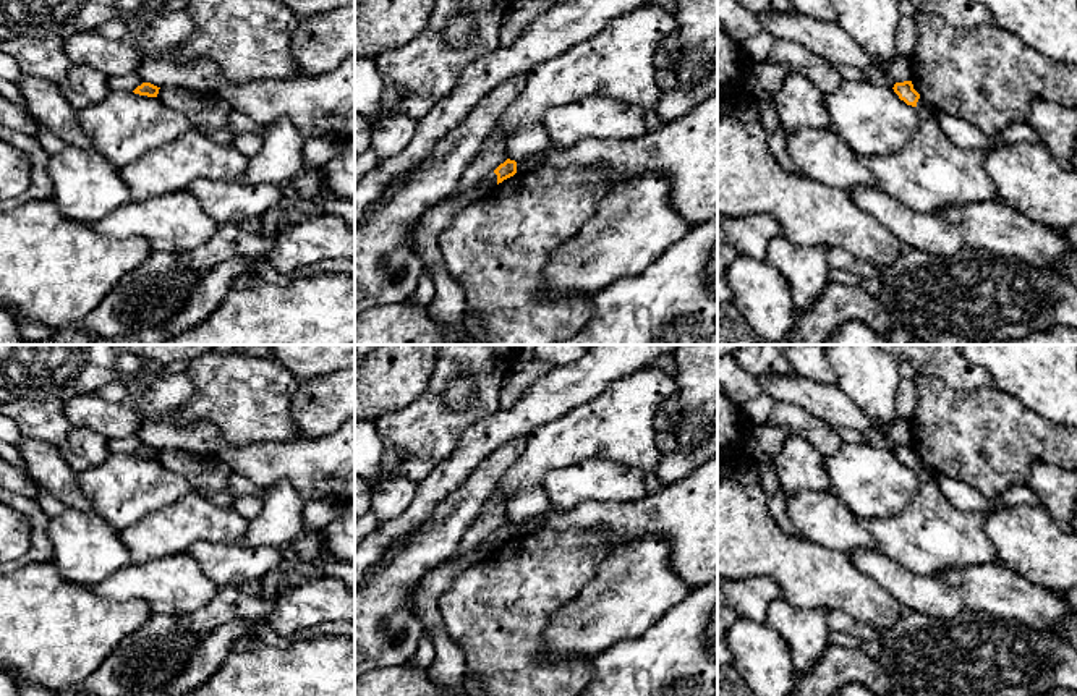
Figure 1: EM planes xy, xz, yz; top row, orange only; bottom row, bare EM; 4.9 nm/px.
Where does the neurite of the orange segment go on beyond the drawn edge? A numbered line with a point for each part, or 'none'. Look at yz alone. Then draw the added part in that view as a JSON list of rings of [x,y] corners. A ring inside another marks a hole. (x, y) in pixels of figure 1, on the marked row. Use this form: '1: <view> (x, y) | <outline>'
1: yz (930, 174) | [[[922,97],[915,108],[920,126],[900,152],[863,157],[876,185],[925,214],[996,199],[996,188],[985,170],[988,149],[954,144],[941,129],[938,113]]]

